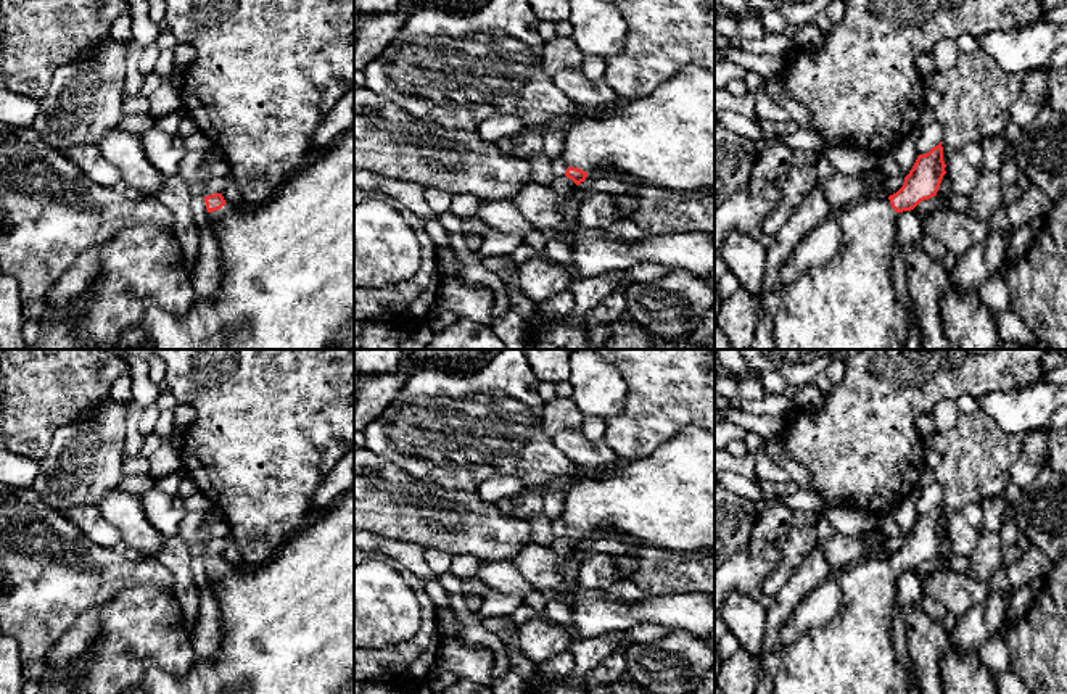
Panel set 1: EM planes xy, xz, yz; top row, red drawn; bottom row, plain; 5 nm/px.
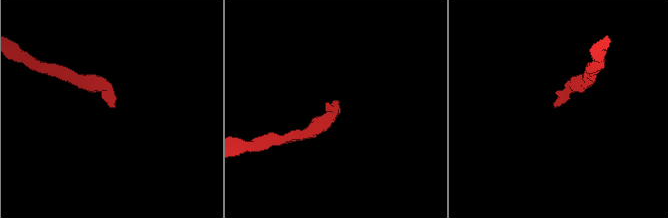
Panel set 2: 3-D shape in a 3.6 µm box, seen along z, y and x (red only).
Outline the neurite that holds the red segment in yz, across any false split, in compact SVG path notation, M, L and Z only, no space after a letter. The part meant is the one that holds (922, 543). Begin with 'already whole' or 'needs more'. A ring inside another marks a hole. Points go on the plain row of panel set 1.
needs more; M940 502L929 514L917 517L896 554L866 557L840 572L840 610L826 625L806 631L782 649L772 694L909 694L906 670L895 654L890 631L896 578L937 556L946 535L945 528Z

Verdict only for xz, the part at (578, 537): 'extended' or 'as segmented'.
extended

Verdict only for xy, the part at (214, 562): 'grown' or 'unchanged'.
grown

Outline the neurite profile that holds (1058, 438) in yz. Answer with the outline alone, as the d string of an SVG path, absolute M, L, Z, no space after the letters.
M1067 428L1049 430L1048 467L1067 475Z

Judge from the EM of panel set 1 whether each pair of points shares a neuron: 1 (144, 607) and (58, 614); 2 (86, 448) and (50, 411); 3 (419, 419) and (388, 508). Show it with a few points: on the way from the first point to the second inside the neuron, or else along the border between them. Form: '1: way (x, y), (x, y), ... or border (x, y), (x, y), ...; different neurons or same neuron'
1: border (137, 586), (121, 591), (103, 604); different neurons
2: border (97, 403), (61, 425), (44, 456); different neurons
3: border (370, 450), (414, 477), (436, 482); different neurons

